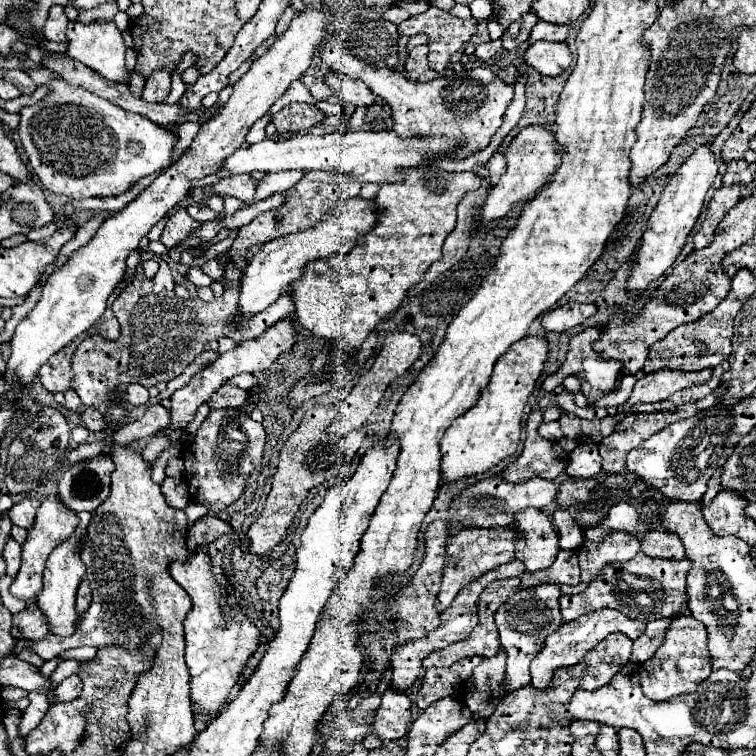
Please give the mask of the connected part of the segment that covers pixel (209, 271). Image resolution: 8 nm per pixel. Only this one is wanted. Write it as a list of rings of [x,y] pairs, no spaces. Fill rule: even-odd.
[[[209,260],[209,262],[205,262],[205,264],[201,264],[201,270],[211,278],[211,280],[219,280],[219,278],[223,278],[223,272],[225,272],[225,268],[223,268],[223,264],[219,264],[219,260]]]

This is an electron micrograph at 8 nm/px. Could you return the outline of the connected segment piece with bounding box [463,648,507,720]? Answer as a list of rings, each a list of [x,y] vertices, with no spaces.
[[[503,648],[495,656],[491,656],[487,662],[479,664],[473,674],[473,690],[465,692],[465,706],[471,710],[473,720],[487,720],[495,706],[503,700],[507,692],[503,692],[503,674],[505,674],[505,662],[507,654]]]

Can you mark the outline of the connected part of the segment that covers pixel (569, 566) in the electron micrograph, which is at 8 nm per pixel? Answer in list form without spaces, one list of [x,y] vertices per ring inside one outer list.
[[[559,550],[557,560],[547,570],[539,570],[539,584],[557,582],[557,584],[579,584],[579,564],[573,550]]]

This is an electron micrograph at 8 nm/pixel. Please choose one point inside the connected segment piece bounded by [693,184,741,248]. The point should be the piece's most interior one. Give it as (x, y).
(726, 197)

